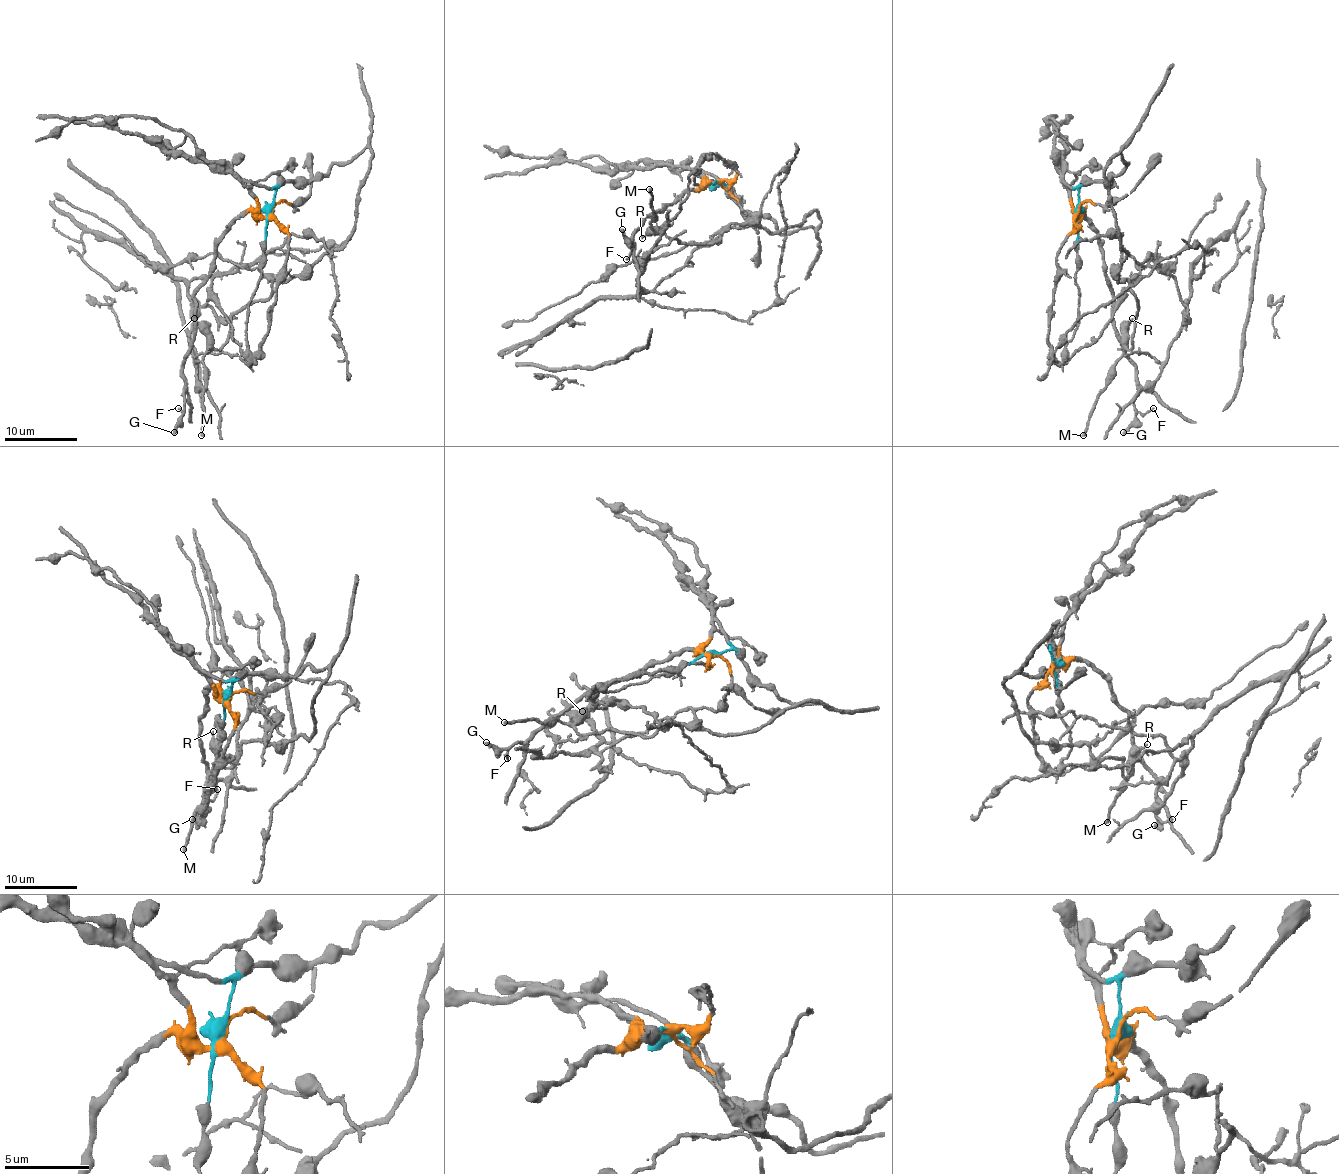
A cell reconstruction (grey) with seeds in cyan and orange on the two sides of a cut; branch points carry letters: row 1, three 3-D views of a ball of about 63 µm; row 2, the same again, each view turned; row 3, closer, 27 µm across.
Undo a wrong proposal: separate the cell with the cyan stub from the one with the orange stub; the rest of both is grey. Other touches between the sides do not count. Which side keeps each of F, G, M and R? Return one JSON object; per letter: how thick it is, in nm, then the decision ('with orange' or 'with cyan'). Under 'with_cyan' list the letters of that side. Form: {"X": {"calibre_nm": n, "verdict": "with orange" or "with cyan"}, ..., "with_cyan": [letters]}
{"F": {"calibre_nm": 120, "verdict": "with orange"}, "G": {"calibre_nm": 320, "verdict": "with orange"}, "M": {"calibre_nm": 280, "verdict": "with cyan"}, "R": {"calibre_nm": 110, "verdict": "with cyan"}, "with_cyan": ["M", "R"]}

